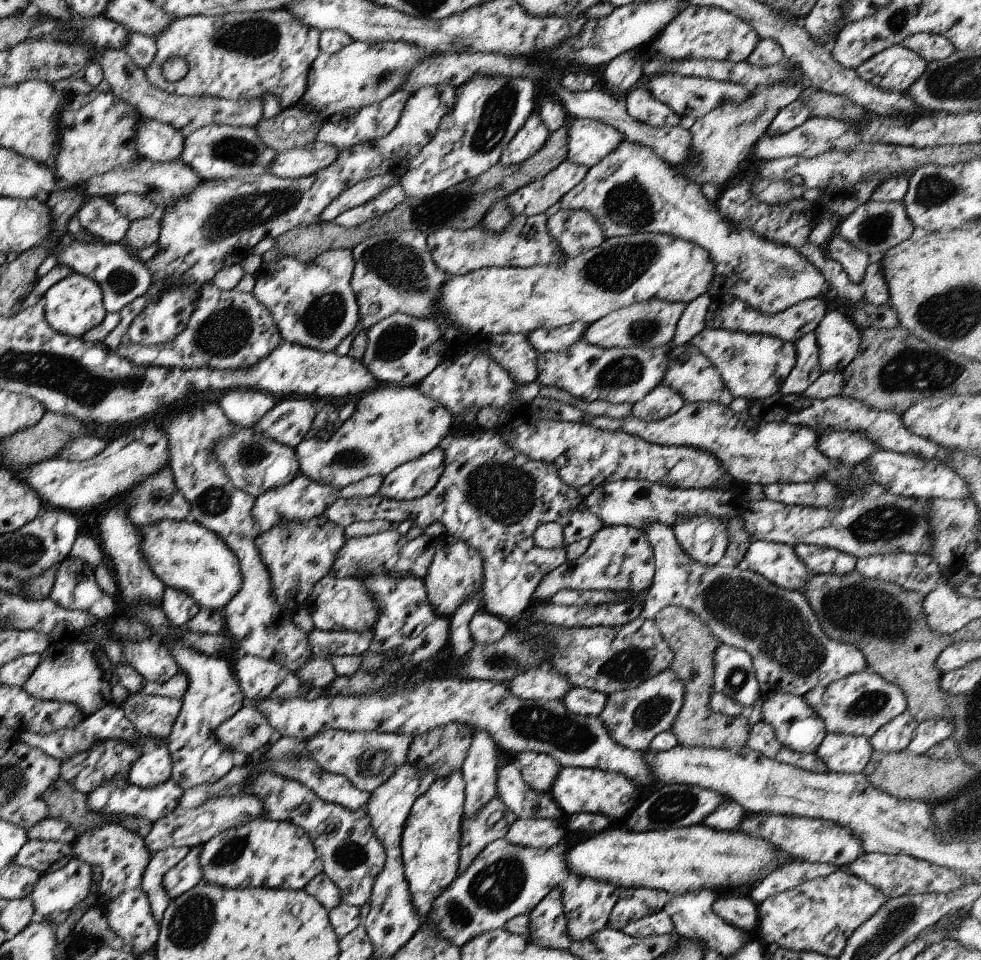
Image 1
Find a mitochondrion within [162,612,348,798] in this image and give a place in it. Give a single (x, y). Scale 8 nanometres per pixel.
(292, 755)

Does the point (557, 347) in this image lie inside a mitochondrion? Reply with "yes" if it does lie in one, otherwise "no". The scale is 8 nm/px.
no

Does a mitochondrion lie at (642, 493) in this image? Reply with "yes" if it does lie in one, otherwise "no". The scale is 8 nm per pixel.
no

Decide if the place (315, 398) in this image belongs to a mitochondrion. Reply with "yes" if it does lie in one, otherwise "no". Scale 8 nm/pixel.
no

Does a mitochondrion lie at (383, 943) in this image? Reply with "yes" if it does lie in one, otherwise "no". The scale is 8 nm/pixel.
no

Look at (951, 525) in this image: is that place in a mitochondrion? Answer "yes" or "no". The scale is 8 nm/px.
yes

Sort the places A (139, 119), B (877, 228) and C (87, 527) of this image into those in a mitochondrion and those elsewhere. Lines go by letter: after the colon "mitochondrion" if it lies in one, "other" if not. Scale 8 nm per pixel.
A: other
B: mitochondrion
C: other

